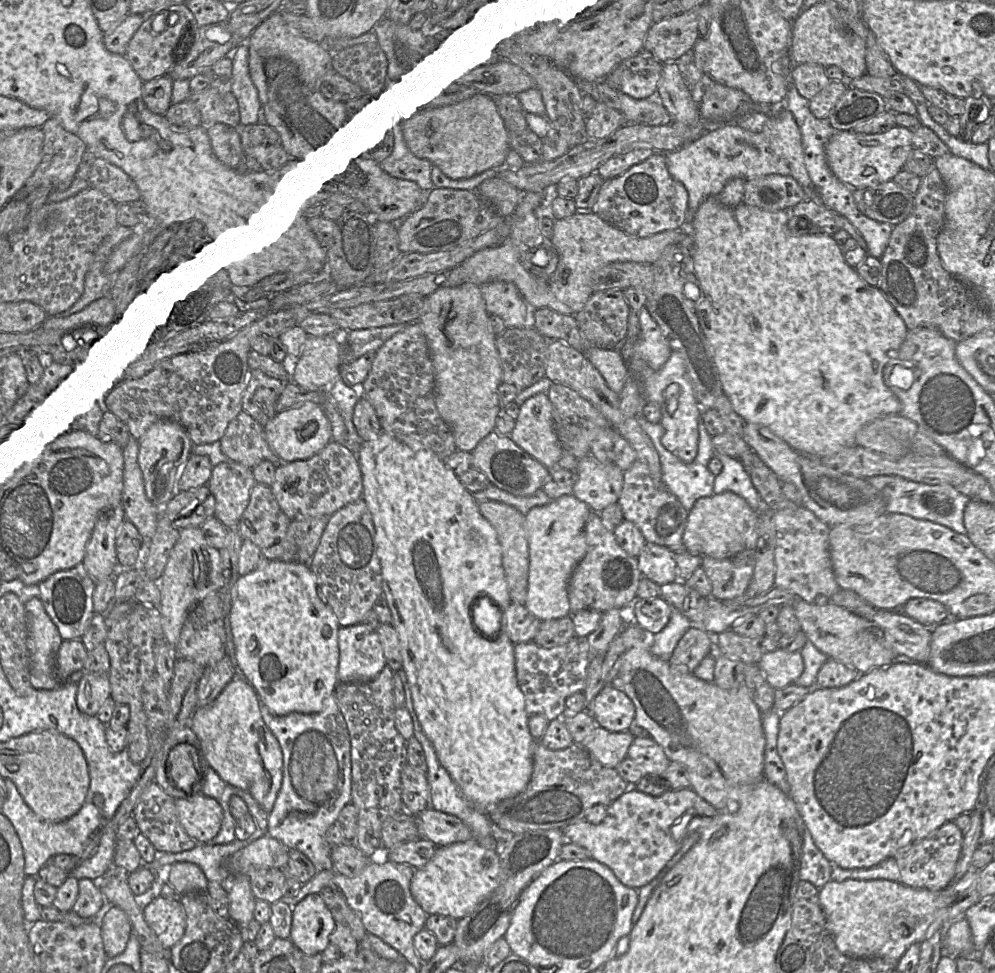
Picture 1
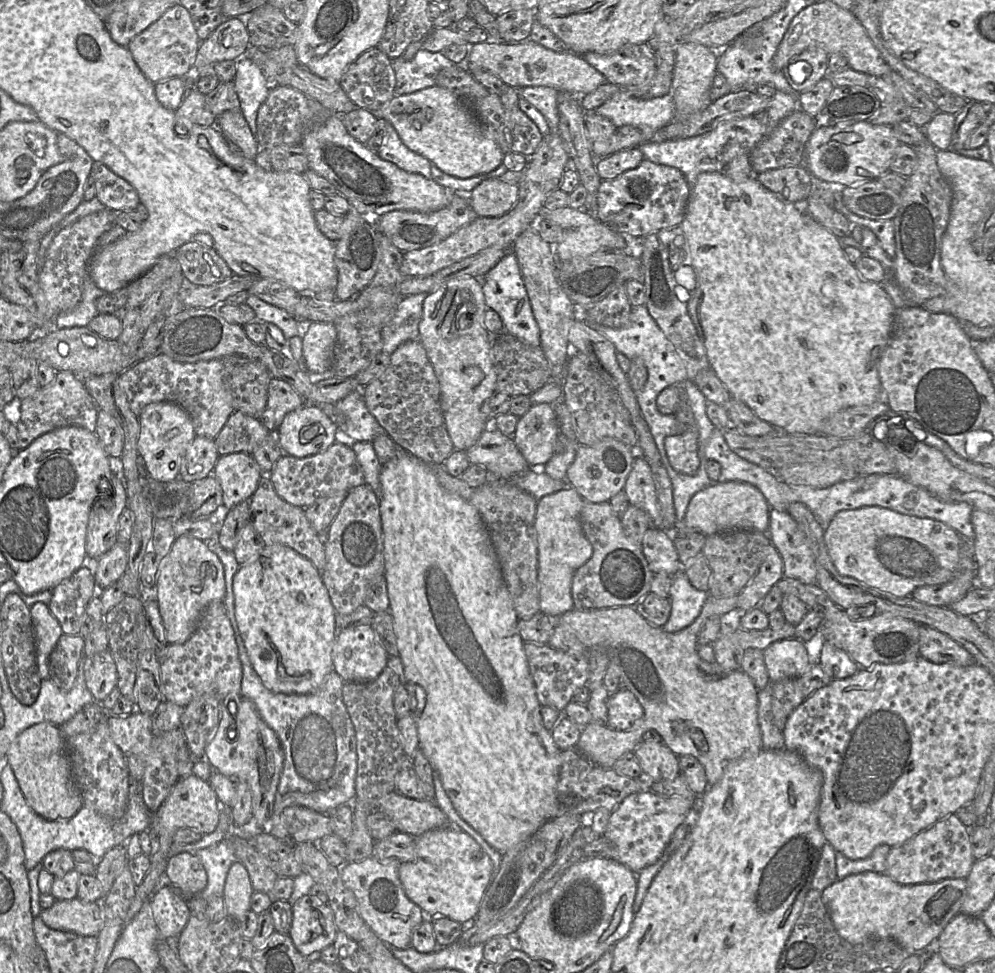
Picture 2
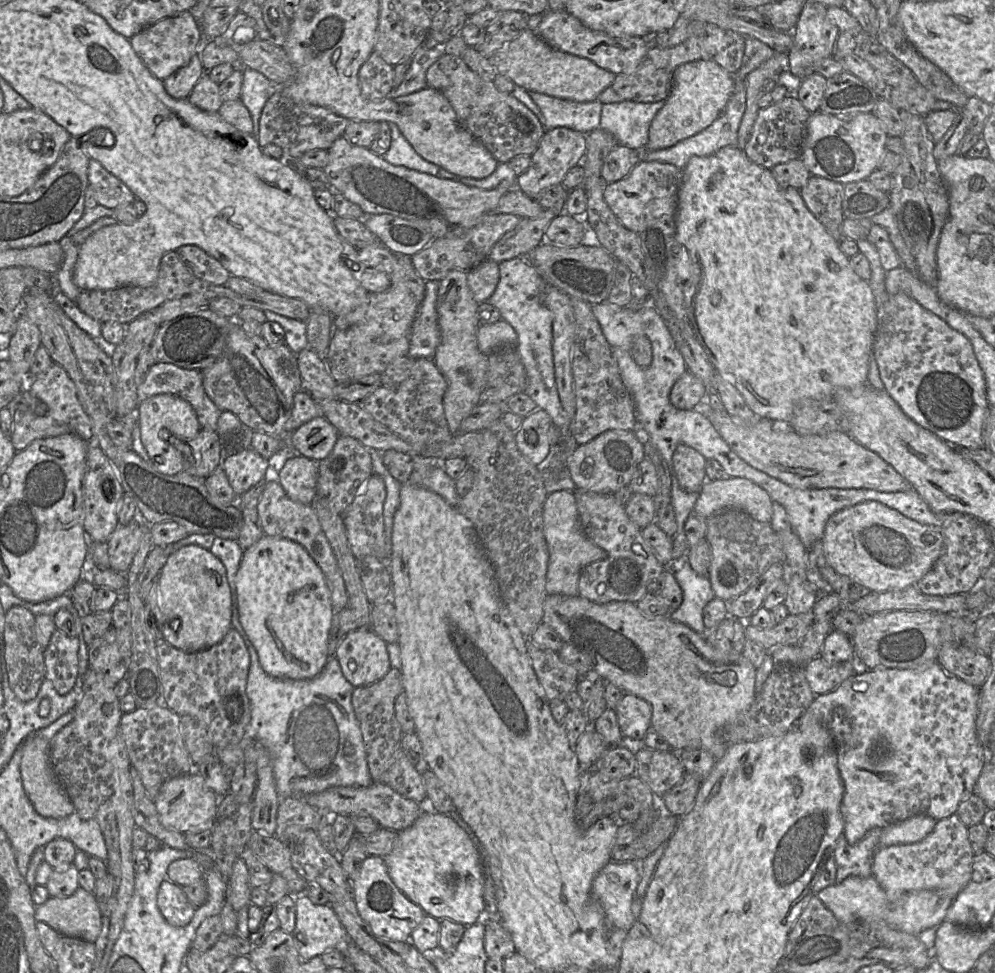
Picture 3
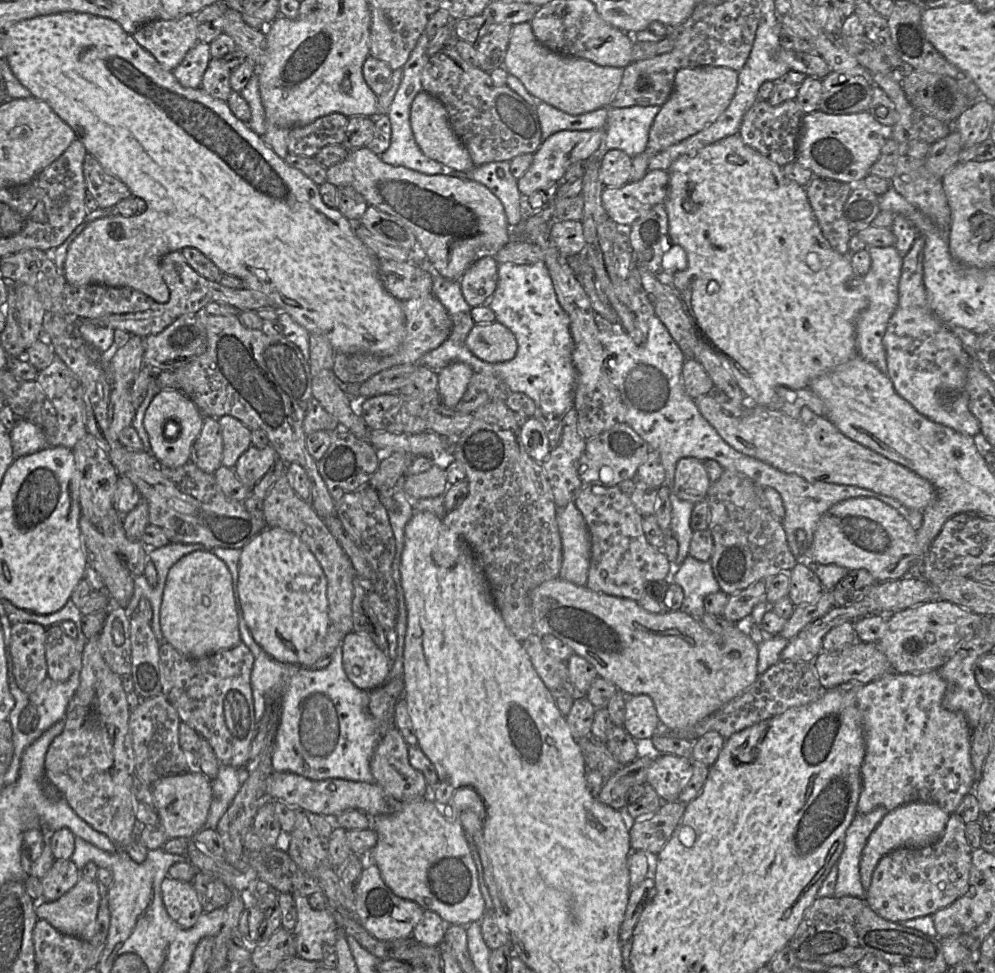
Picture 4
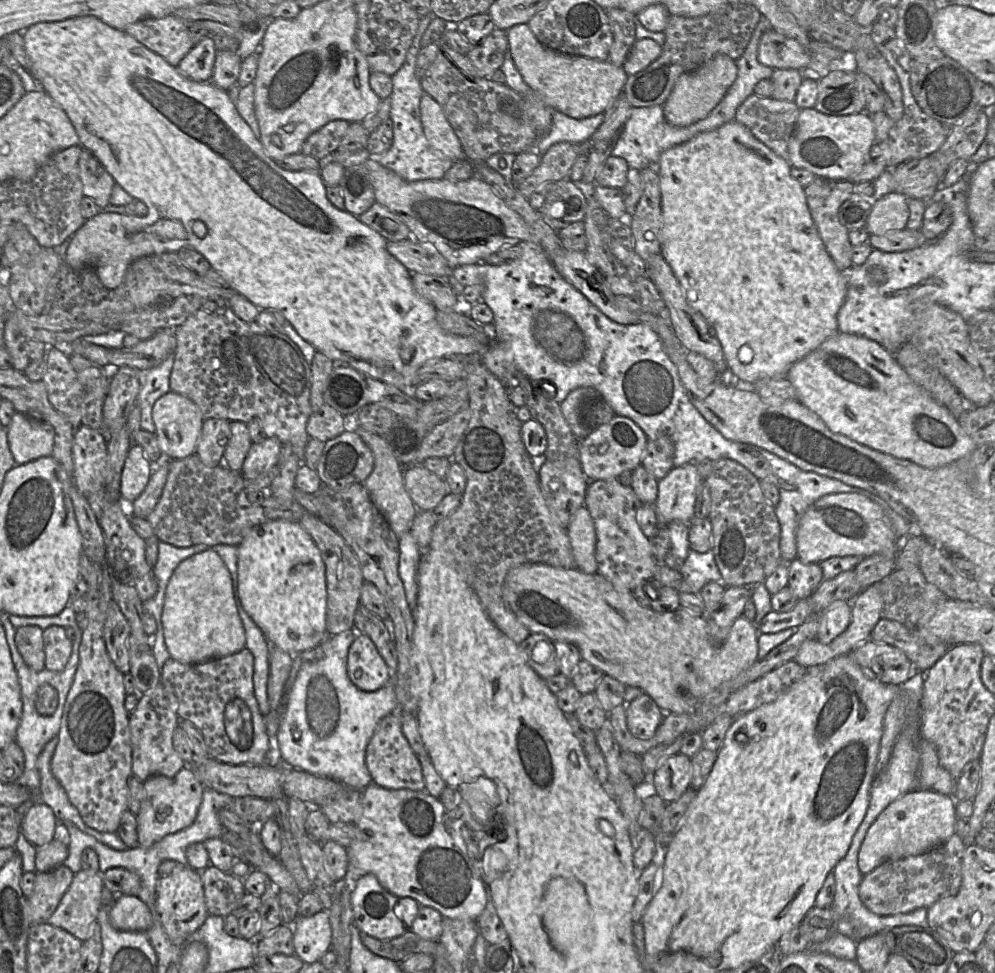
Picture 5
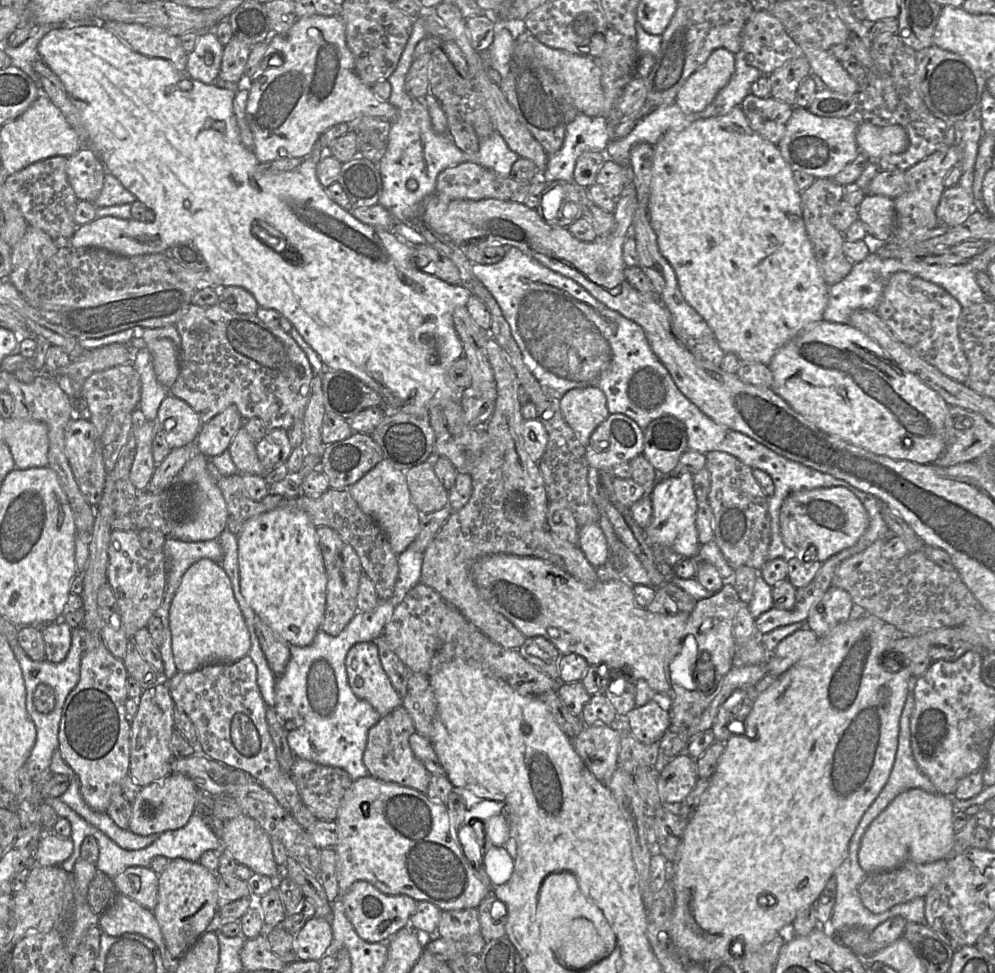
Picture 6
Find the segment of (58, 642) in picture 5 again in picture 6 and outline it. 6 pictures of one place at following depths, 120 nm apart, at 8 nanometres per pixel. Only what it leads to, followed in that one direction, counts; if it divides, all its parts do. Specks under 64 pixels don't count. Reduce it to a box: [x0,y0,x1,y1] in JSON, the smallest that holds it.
[41,620,72,663]

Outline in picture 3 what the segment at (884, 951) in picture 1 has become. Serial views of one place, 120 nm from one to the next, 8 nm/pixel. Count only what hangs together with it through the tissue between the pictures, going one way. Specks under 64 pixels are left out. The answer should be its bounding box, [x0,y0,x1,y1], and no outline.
[816,876,955,936]

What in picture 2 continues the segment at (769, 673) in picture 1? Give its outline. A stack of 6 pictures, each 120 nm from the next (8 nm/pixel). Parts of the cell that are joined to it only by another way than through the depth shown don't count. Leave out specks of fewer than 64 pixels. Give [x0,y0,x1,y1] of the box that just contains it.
[764,639,810,683]

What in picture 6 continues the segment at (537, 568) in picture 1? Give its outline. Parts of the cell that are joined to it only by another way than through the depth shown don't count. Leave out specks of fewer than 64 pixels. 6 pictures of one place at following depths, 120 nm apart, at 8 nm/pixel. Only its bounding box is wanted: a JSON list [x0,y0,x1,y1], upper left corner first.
[577,523,609,568]

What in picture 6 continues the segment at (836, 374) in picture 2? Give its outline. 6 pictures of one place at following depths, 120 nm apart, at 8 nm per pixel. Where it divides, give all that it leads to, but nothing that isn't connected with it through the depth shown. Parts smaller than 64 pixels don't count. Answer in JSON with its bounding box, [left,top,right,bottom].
[648,106,830,365]

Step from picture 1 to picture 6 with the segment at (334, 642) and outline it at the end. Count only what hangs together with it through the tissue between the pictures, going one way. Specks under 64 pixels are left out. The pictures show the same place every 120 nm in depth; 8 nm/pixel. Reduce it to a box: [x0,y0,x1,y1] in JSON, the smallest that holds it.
[237,508,327,645]

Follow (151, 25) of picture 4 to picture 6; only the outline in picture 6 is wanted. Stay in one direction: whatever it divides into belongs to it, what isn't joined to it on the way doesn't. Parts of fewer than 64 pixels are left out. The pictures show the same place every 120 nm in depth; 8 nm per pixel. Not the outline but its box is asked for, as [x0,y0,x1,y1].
[102,23,188,72]

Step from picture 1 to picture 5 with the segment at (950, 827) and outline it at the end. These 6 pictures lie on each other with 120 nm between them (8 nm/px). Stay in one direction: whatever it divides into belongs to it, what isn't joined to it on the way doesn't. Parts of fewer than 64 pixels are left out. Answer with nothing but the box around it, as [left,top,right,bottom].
[859,833,962,915]

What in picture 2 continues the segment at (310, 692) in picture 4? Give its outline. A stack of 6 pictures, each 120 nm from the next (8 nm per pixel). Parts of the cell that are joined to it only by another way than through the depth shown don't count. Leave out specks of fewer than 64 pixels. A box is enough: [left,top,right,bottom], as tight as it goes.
[205,538,356,814]

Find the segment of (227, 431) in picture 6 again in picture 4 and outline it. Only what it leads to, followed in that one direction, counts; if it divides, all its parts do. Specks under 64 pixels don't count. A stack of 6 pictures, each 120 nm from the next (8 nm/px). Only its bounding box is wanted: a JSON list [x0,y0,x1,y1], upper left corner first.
[190,417,223,474]

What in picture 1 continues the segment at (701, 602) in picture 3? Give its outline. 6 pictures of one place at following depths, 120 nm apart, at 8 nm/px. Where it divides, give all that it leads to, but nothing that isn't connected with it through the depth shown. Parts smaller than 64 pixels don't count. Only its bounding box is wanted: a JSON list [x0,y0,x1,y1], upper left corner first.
[651,609,692,660]

